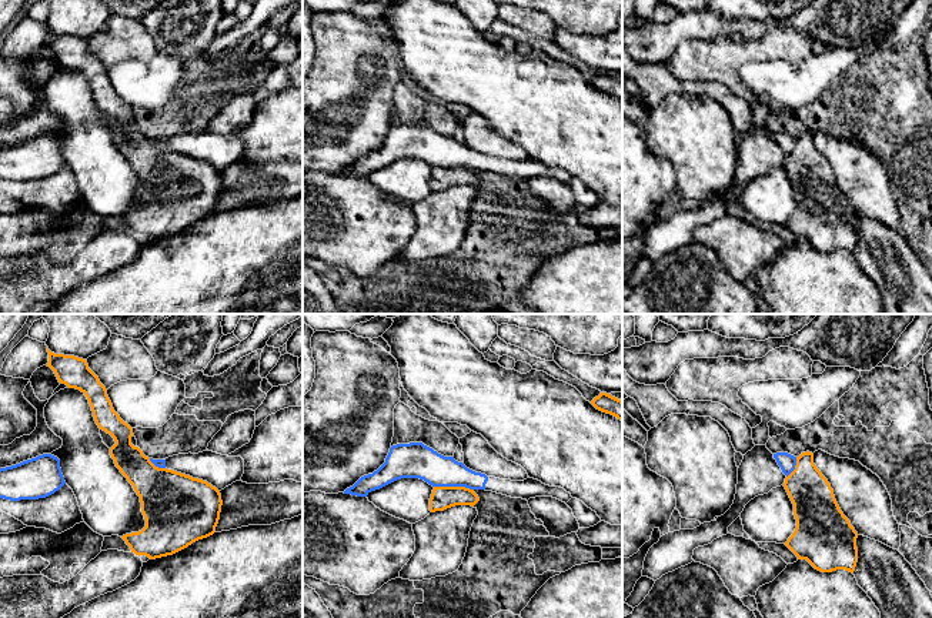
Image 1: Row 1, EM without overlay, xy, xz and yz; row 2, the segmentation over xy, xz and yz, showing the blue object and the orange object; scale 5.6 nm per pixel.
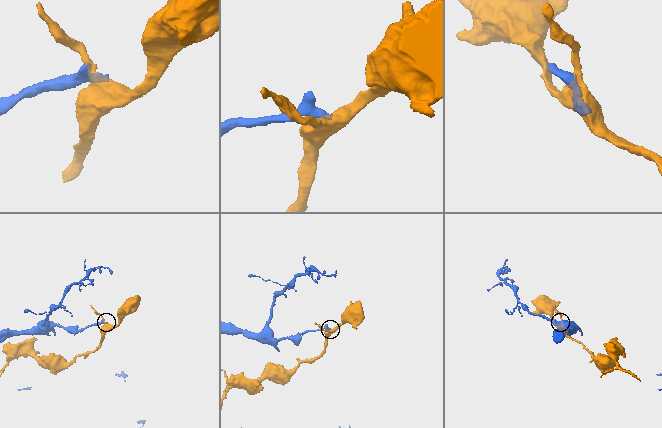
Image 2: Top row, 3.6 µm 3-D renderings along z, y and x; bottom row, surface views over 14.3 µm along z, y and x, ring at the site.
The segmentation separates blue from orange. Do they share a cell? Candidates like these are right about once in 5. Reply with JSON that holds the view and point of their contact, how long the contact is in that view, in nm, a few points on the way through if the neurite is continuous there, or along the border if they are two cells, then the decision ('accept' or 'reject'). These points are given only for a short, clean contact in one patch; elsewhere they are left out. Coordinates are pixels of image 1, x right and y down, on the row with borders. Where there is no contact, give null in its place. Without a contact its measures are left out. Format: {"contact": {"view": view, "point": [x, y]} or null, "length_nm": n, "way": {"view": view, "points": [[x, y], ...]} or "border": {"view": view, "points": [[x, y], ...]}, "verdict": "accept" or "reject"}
{"contact": {"view": "xz", "point": [454, 485]}, "length_nm": 220, "border": {"view": "xz", "points": [[434, 485], [464, 485], [473, 490]]}, "verdict": "reject"}

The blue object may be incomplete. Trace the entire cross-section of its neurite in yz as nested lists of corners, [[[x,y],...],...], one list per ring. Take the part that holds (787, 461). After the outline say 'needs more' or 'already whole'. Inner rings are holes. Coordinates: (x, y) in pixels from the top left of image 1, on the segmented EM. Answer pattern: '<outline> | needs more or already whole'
[[[776,452],[774,454],[774,458],[776,460],[778,465],[786,477],[795,470],[796,457],[788,452]]] | already whole

